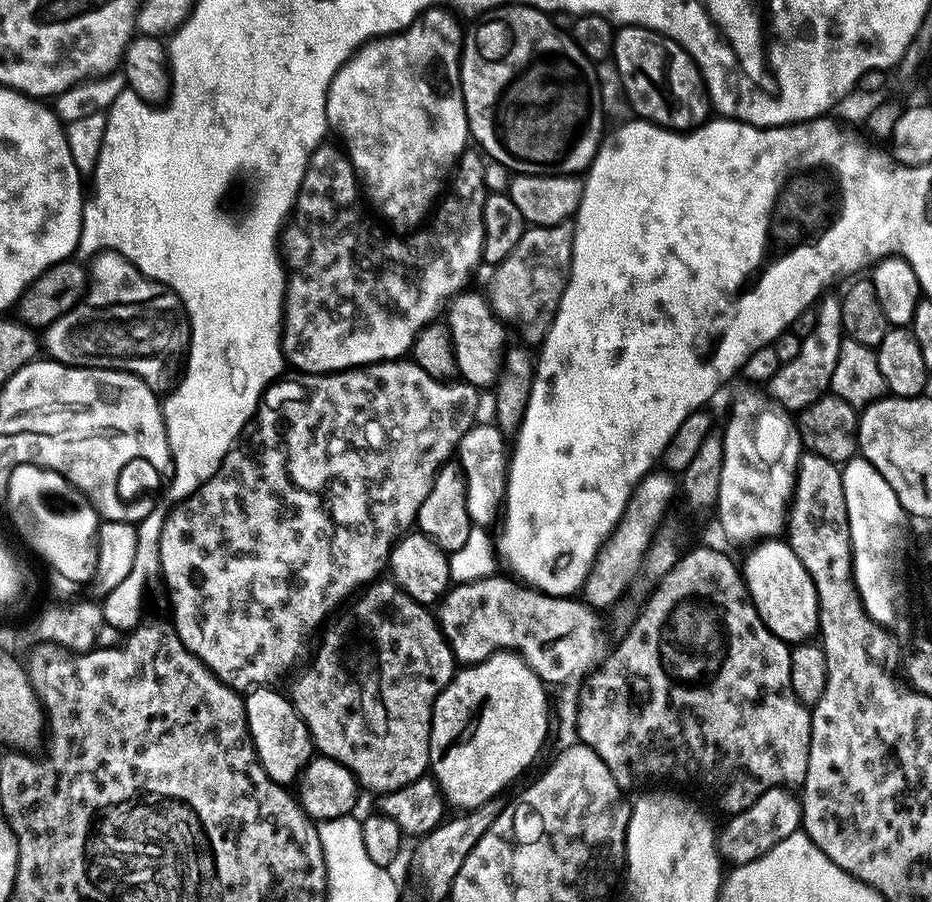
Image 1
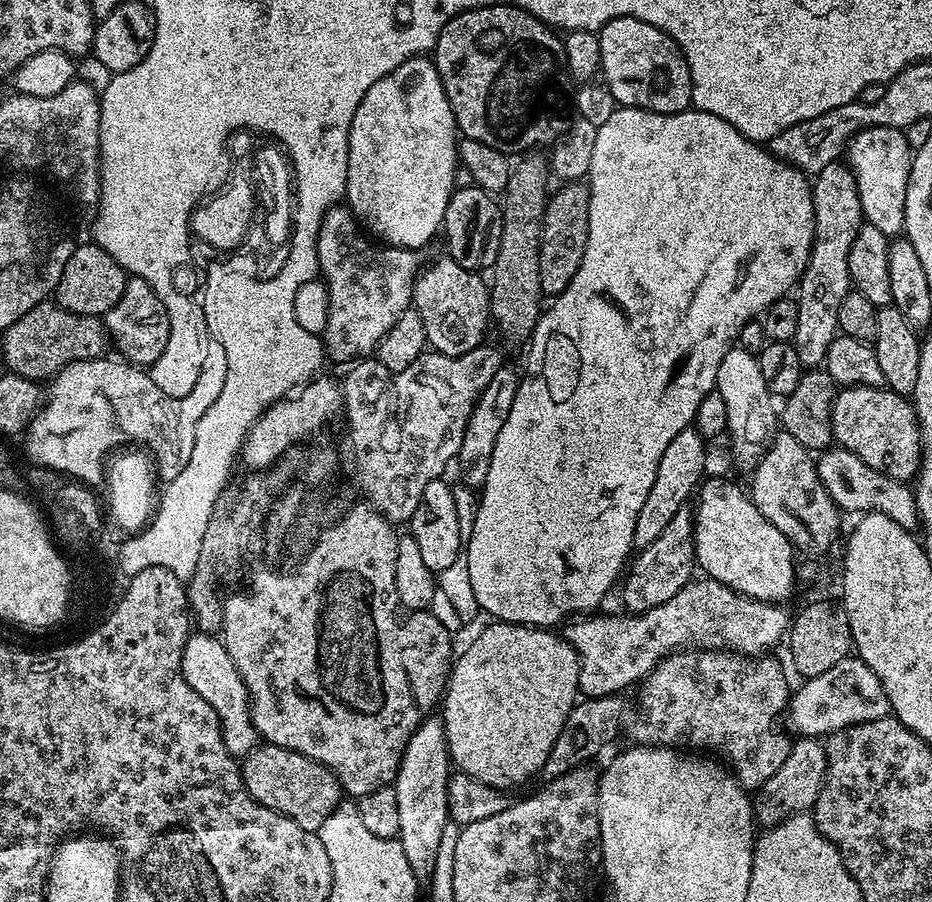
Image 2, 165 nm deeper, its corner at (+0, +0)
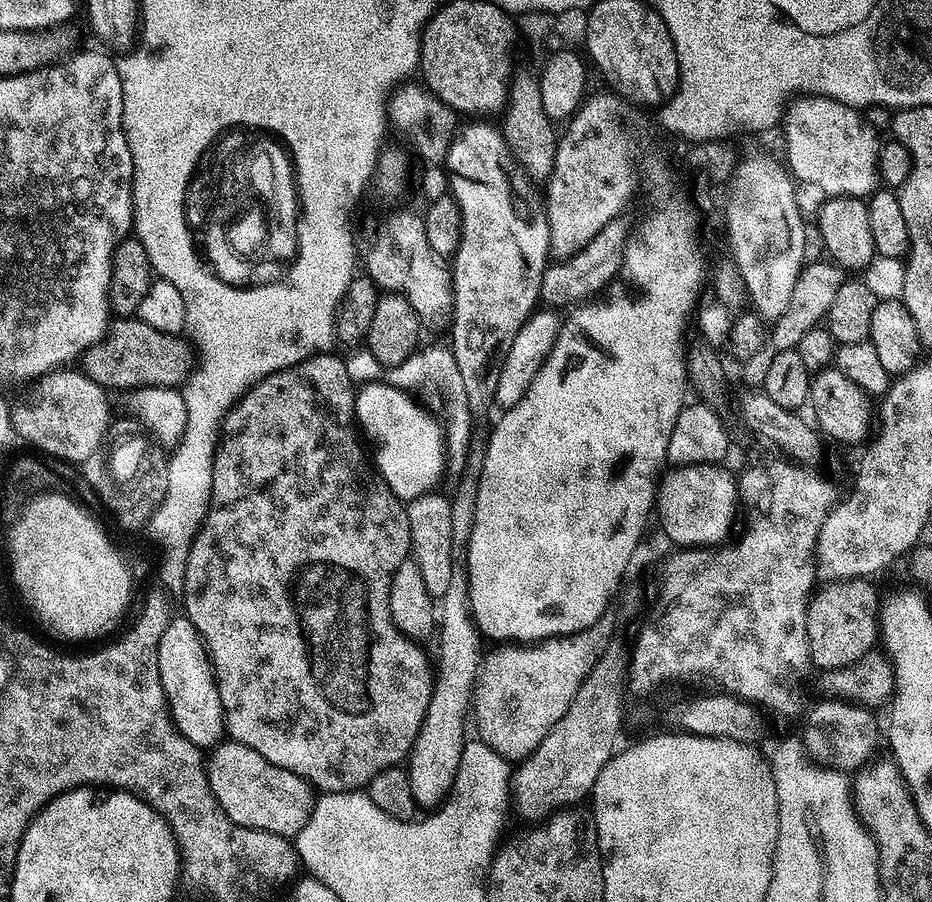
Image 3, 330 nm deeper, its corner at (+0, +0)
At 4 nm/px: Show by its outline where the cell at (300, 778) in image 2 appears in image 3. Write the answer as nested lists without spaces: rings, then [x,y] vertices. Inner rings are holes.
[[[221,742],[211,749],[206,767],[210,790],[214,798],[218,798],[218,806],[222,806],[230,822],[238,826],[257,828],[266,830],[270,834],[294,838],[302,830],[302,826],[306,826],[318,799],[317,793],[308,781],[298,774],[290,774],[290,770],[282,770],[282,766],[274,766],[274,762],[266,762],[266,758],[262,758],[258,750],[250,750],[250,746],[242,746],[235,742]]]

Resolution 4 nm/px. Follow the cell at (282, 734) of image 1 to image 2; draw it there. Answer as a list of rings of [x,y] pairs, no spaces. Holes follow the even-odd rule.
[[[193,631],[182,654],[182,670],[190,686],[194,686],[194,690],[198,690],[198,694],[202,694],[202,698],[206,698],[210,706],[214,706],[214,714],[218,714],[226,750],[237,758],[249,756],[258,746],[256,727],[252,721],[252,706],[248,702],[248,691],[242,674],[238,674],[234,658],[226,654],[223,639],[216,634]]]

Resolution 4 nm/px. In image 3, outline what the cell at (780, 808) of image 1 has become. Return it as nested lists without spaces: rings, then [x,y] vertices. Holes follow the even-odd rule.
[[[821,699],[821,704],[808,716],[808,725],[804,728],[802,743],[809,760],[824,769],[835,769],[845,774],[855,773],[869,763],[876,748],[876,720],[871,711],[861,708],[858,704],[849,704],[847,700]]]

